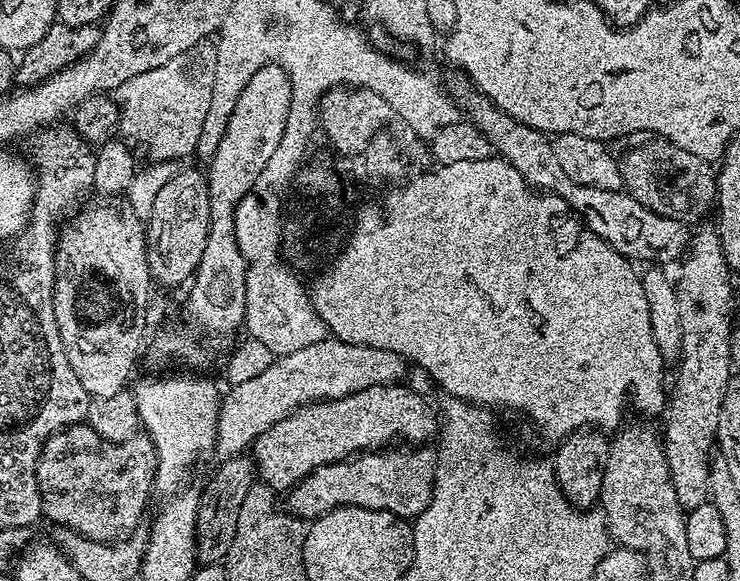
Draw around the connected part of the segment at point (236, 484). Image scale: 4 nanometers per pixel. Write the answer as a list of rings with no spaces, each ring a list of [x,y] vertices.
[[[251,455],[229,456],[224,464],[208,480],[204,493],[199,493],[196,501],[196,547],[198,556],[204,562],[220,562],[225,559],[234,542],[238,530],[238,510],[246,503],[244,493],[252,488],[254,480],[254,460]]]

